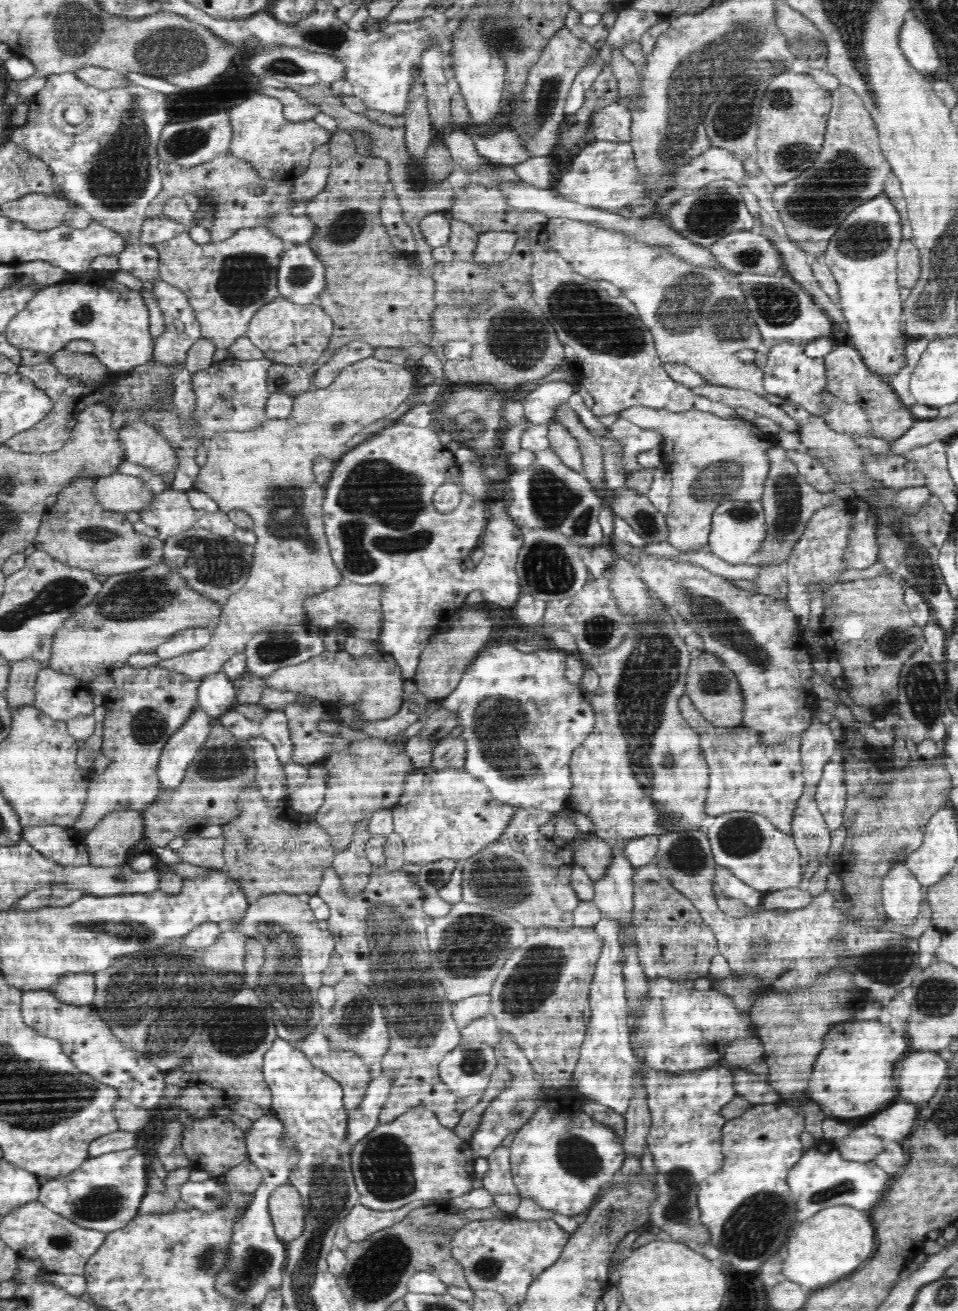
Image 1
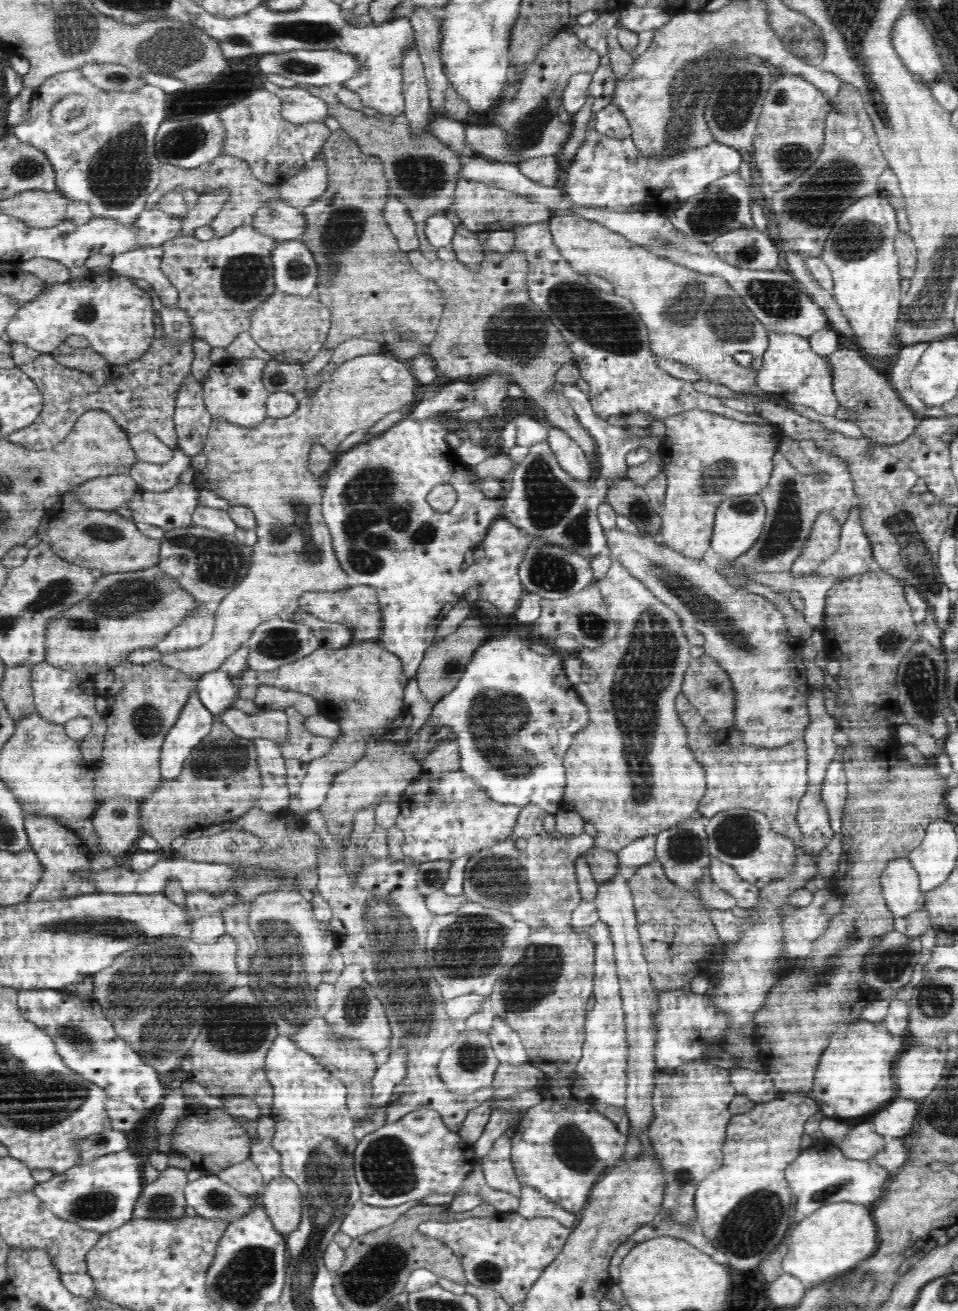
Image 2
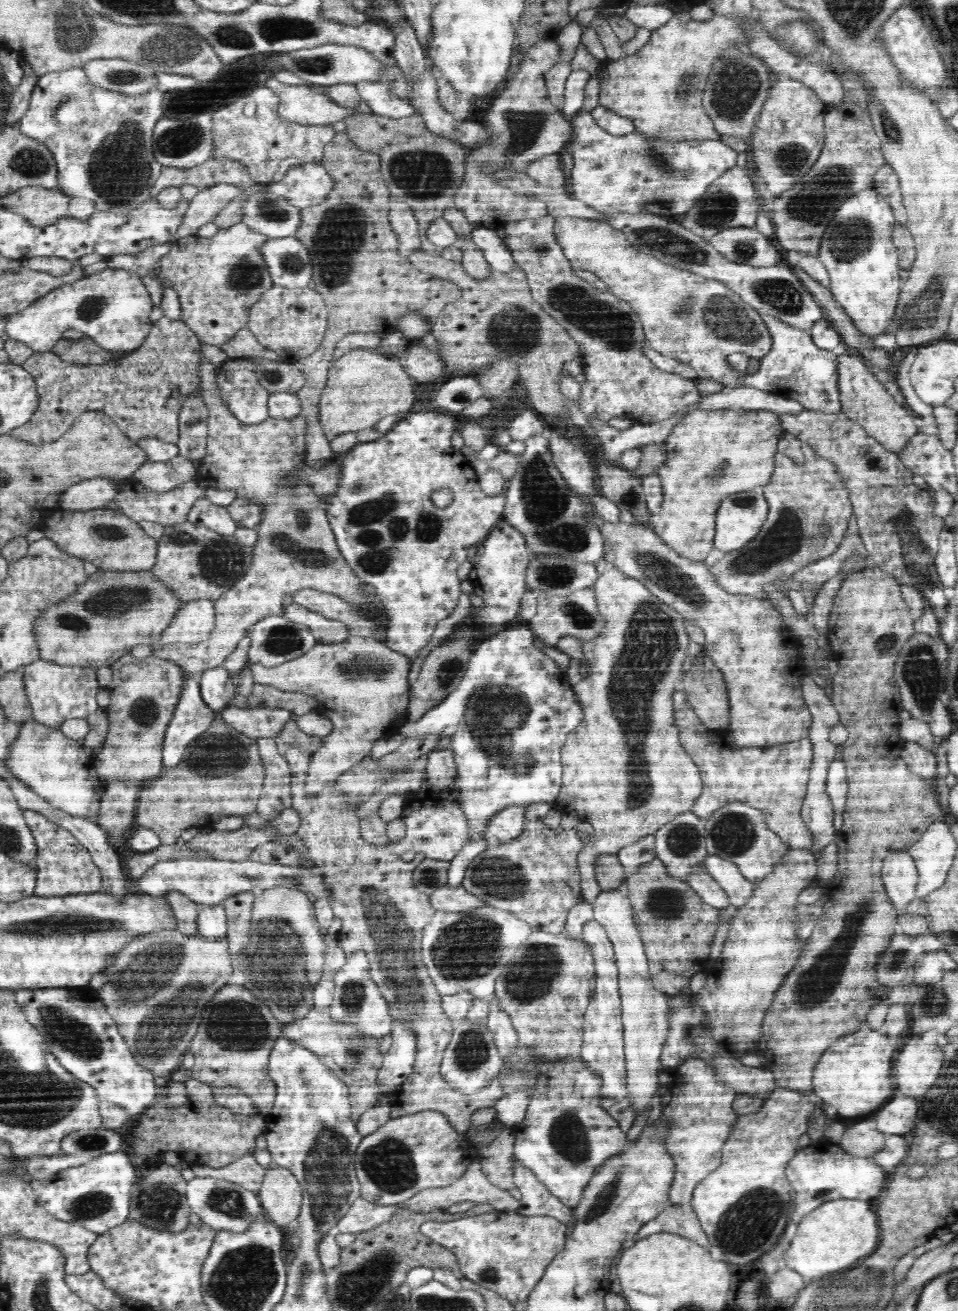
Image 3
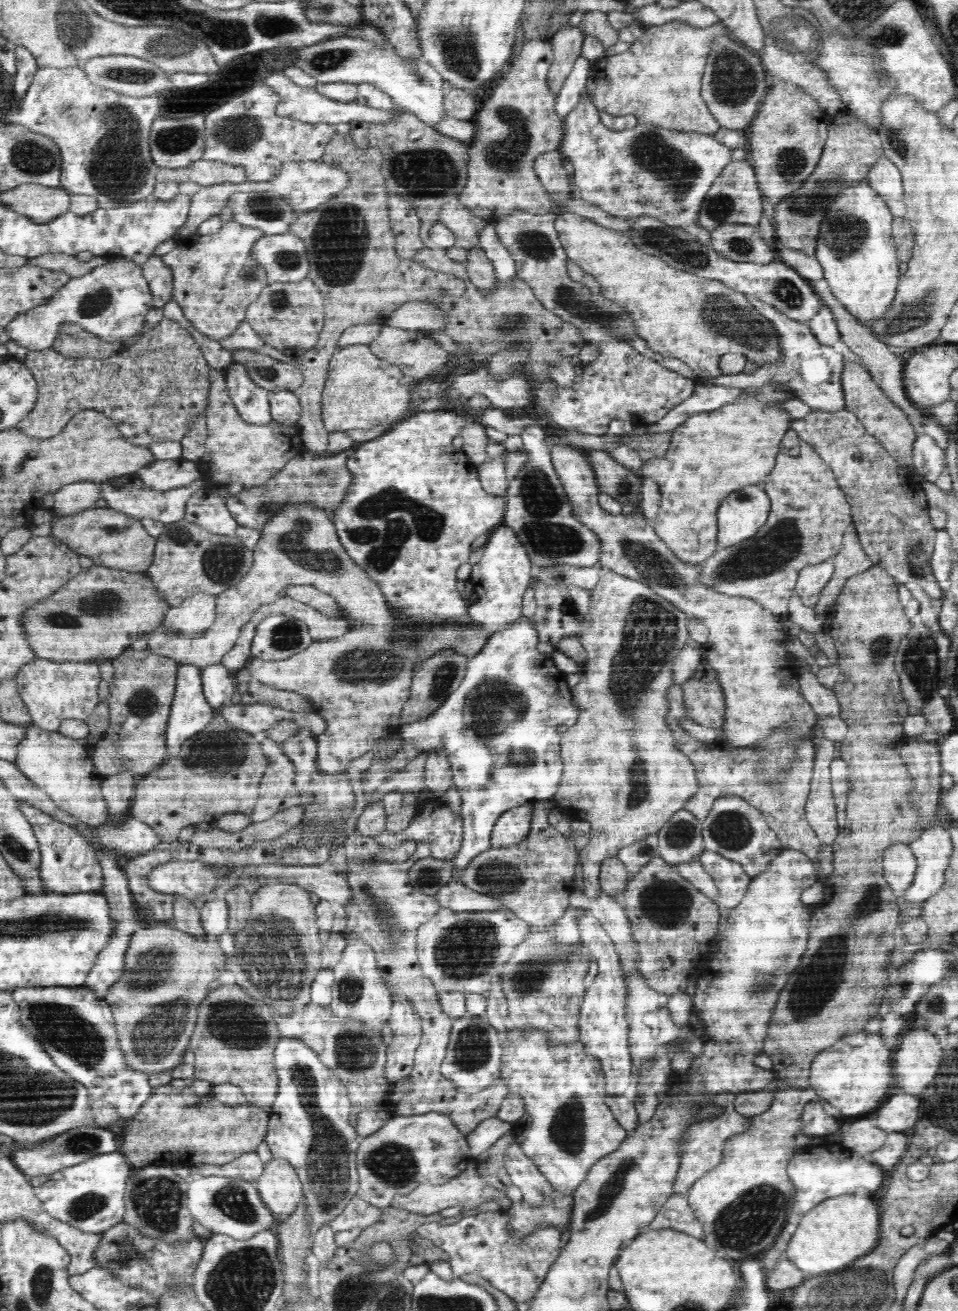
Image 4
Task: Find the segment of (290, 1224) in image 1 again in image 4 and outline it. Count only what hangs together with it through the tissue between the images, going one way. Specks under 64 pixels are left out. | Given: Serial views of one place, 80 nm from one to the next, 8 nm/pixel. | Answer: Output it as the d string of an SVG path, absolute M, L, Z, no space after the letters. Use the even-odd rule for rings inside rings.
M281 1158L268 1161L262 1172L256 1187L278 1222L296 1210L304 1195L302 1183L295 1168Z

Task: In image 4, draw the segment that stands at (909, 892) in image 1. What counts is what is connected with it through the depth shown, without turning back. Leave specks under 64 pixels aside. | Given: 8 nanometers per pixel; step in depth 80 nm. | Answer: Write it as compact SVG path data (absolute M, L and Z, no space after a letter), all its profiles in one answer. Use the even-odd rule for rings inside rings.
M892 843L884 851L882 878L890 885L898 900L912 886L917 860L908 844Z

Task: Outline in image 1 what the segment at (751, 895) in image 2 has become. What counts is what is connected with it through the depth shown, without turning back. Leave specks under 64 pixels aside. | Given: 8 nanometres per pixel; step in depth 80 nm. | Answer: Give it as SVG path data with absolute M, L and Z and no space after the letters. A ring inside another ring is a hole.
M716 866L715 886L725 896L737 901L742 901L748 907L759 909L763 891L752 888L748 883L740 880L725 866Z

